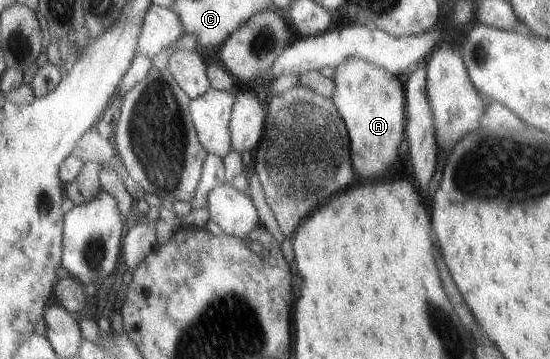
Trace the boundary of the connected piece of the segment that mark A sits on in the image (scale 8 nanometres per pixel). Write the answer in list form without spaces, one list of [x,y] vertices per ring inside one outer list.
[[[359,57],[344,60],[336,68],[333,80],[337,89],[332,99],[347,122],[356,173],[366,179],[384,175],[398,161],[406,133],[406,89],[397,75]]]

